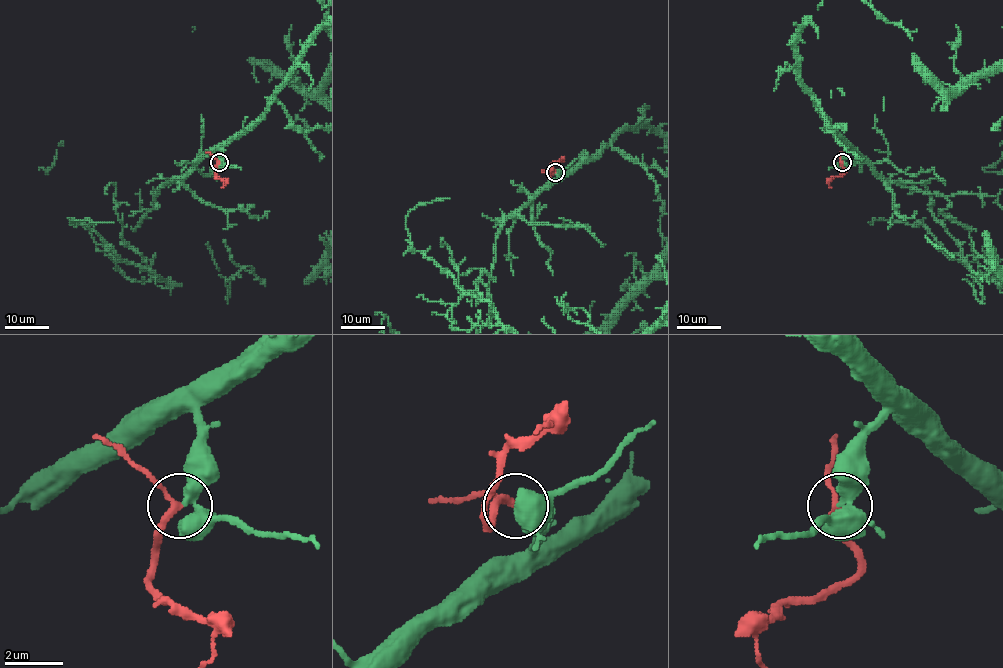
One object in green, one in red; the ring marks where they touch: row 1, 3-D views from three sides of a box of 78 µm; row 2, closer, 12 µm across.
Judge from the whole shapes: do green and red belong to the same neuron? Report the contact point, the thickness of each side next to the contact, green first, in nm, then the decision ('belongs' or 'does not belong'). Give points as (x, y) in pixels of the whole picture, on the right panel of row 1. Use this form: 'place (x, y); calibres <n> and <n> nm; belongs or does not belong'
place (842, 162); calibres 340 and 220 nm; belongs

